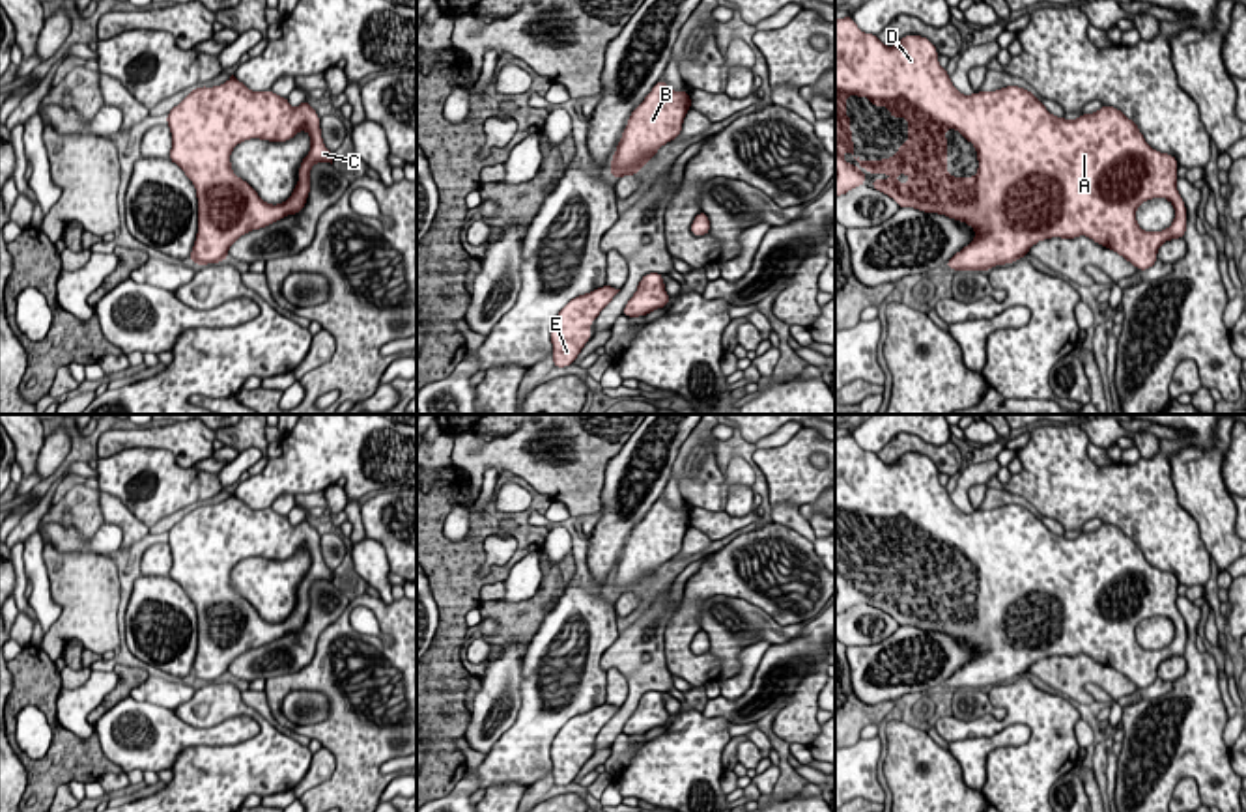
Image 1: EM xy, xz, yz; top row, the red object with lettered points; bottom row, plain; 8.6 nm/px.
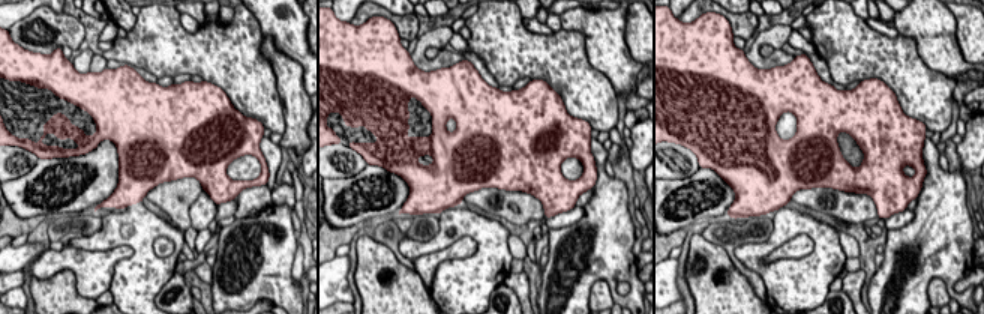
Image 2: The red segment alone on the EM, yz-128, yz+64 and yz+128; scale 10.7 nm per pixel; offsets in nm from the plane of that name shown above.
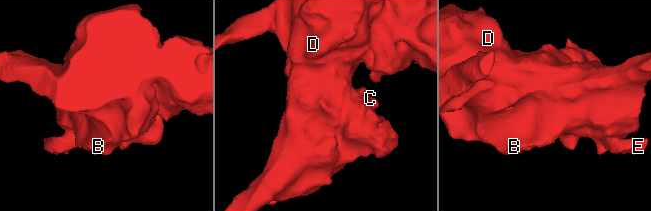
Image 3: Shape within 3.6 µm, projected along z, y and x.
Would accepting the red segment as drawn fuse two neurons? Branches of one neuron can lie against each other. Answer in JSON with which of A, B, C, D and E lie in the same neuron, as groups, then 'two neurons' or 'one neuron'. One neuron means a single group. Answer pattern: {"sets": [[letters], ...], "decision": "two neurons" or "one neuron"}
{"sets": [["A", "B", "C", "D", "E"]], "decision": "one neuron"}

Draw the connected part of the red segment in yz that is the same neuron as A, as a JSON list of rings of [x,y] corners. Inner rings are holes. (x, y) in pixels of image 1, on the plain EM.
[[[850,433],[835,439],[835,614],[865,603],[865,592],[841,575],[848,569],[854,573],[852,536],[846,534],[848,513],[867,515],[872,525],[885,525],[891,530],[889,536],[908,538],[908,558],[900,562],[895,575],[882,579],[856,577],[869,592],[891,594],[889,599],[872,597],[872,607],[893,616],[899,625],[945,633],[975,648],[973,659],[945,681],[949,687],[990,689],[998,681],[1007,683],[1026,676],[1039,659],[1087,653],[1123,674],[1136,687],[1147,689],[1156,681],[1162,661],[1184,655],[1186,623],[1177,609],[1177,577],[1153,567],[1138,543],[1115,525],[1104,523],[1098,530],[1065,538],[1050,532],[1029,508],[1020,504],[962,513],[951,502],[947,487],[940,483],[938,469],[930,457],[910,452],[897,463],[885,465],[878,454],[861,450]],[[947,547],[958,549],[977,567],[979,586],[973,595],[953,595],[947,590]],[[1153,616],[1166,616],[1175,627],[1175,638],[1162,650],[1143,650],[1136,638],[1136,627]]]

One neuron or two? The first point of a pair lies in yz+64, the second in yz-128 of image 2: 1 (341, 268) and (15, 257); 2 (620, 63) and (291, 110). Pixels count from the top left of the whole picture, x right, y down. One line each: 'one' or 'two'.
1: one
2: one

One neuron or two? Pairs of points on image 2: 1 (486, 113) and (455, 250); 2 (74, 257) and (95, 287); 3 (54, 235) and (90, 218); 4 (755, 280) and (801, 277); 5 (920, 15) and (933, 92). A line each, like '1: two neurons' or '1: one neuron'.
1: two neurons
2: one neuron
3: one neuron
4: two neurons
5: two neurons

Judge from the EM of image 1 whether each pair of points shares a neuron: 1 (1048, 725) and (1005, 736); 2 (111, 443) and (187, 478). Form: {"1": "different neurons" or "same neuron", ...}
{"1": "different neurons", "2": "different neurons"}

